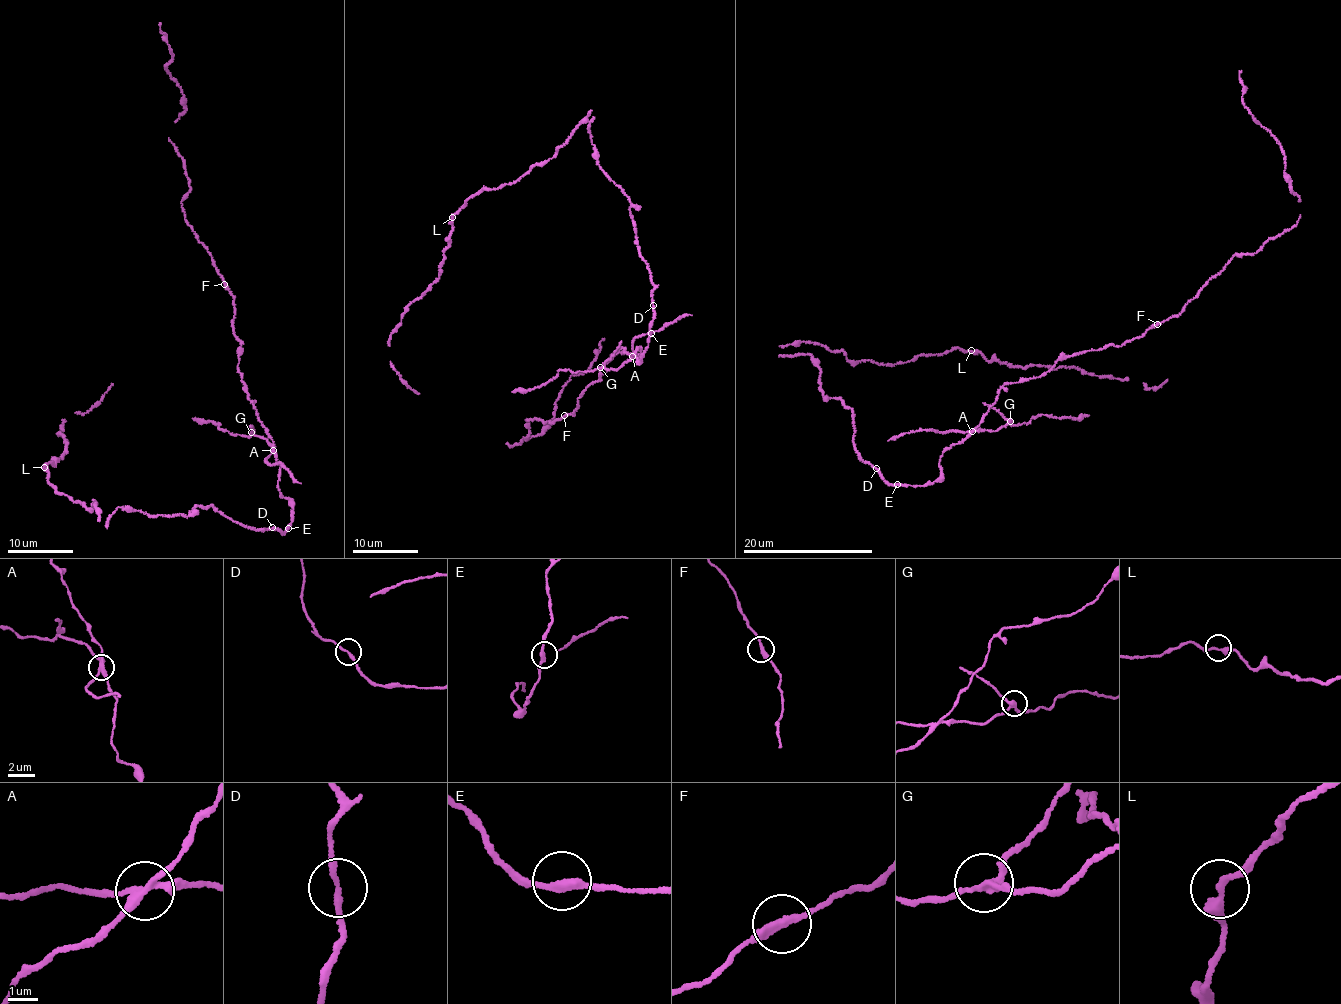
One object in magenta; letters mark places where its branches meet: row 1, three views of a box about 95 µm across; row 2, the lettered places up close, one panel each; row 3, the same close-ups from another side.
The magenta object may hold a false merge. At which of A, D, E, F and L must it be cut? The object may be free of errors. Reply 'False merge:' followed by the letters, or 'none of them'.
False merge: A

